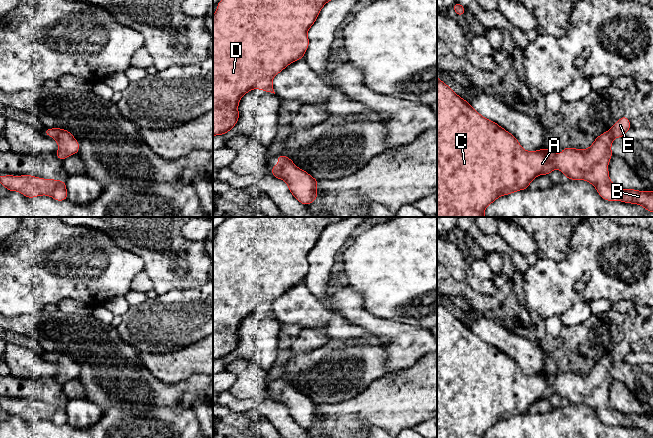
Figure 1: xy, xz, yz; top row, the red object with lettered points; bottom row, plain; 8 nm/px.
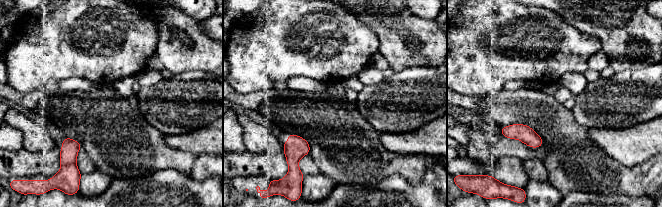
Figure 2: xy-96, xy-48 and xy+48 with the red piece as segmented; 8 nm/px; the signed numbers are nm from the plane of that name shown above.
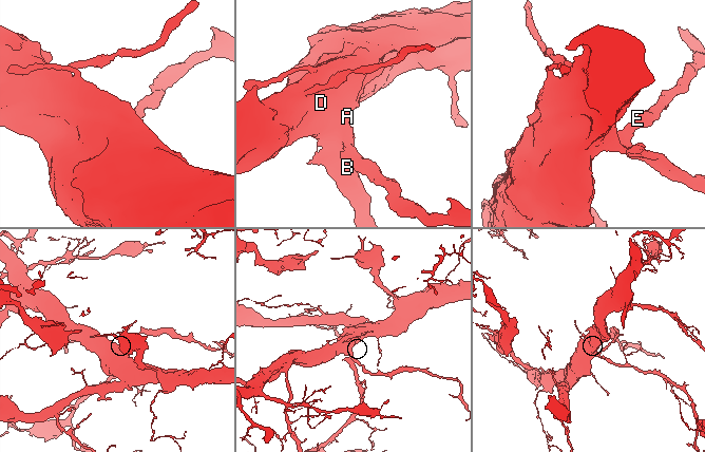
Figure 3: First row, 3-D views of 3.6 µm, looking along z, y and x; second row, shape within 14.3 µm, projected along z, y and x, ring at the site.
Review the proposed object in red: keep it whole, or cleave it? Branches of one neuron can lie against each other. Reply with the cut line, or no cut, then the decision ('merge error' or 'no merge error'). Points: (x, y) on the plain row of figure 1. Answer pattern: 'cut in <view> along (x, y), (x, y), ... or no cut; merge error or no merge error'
no cut; no merge error

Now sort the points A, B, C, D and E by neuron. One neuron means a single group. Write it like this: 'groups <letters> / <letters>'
groups A B C D E

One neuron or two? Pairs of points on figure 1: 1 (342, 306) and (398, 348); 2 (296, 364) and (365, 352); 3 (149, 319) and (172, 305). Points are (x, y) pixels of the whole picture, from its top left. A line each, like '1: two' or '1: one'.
1: one
2: one
3: one

